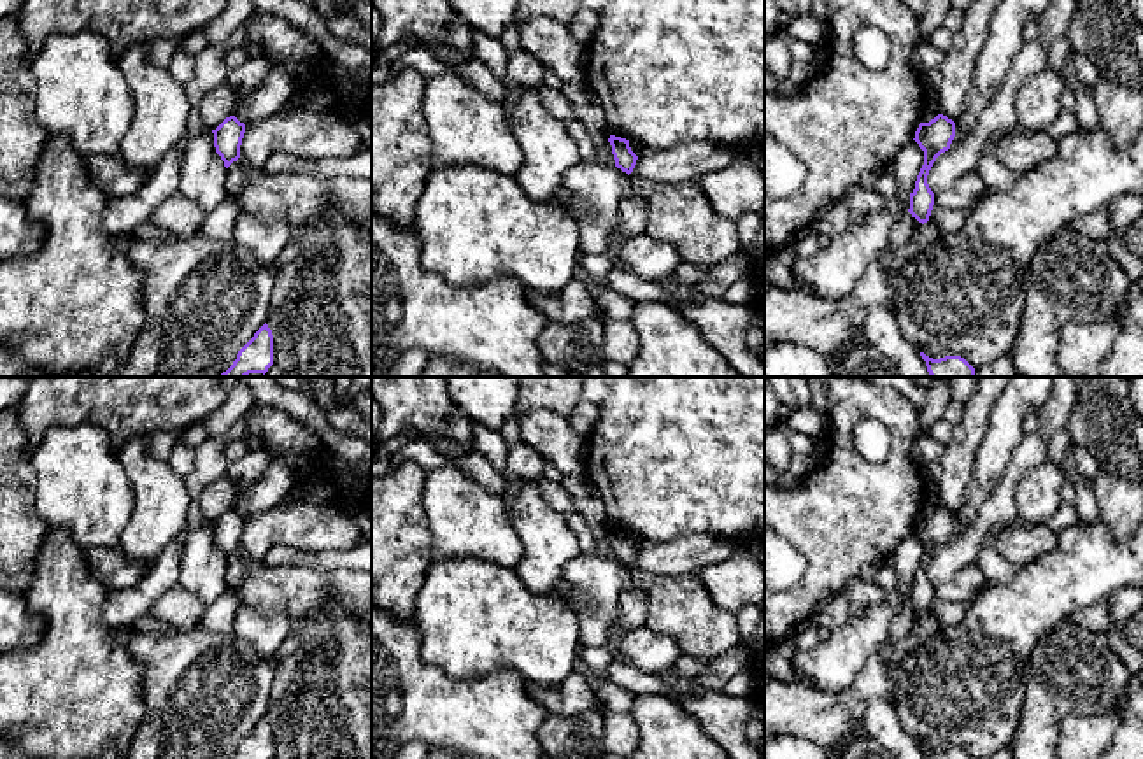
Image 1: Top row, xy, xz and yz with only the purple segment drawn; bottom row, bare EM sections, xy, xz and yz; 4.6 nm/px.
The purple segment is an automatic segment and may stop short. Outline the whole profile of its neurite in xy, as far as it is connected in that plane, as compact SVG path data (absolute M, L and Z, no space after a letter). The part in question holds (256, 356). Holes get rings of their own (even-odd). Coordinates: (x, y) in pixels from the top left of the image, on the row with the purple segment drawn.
M265 323L254 337L238 351L233 365L221 377L247 377L249 373L266 373L273 365L273 335Z

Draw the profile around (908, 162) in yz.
M915 140L906 144L892 160L892 175L903 193L913 193L915 181L924 165L924 151Z

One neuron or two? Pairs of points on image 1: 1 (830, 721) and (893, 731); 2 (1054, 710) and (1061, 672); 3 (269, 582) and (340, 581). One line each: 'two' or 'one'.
1: two
2: one
3: one

